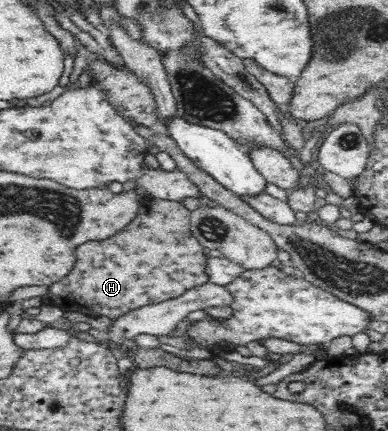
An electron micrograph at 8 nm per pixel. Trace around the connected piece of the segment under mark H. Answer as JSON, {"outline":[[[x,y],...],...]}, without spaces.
{"outline":[[[153,199],[147,206],[141,206],[139,218],[135,217],[123,230],[106,241],[88,242],[78,248],[78,263],[59,282],[50,287],[52,295],[43,298],[44,303],[53,304],[65,311],[74,311],[89,317],[106,316],[115,319],[129,310],[146,305],[155,305],[178,298],[207,282],[203,271],[203,246],[190,230],[190,211],[180,202]]]}

